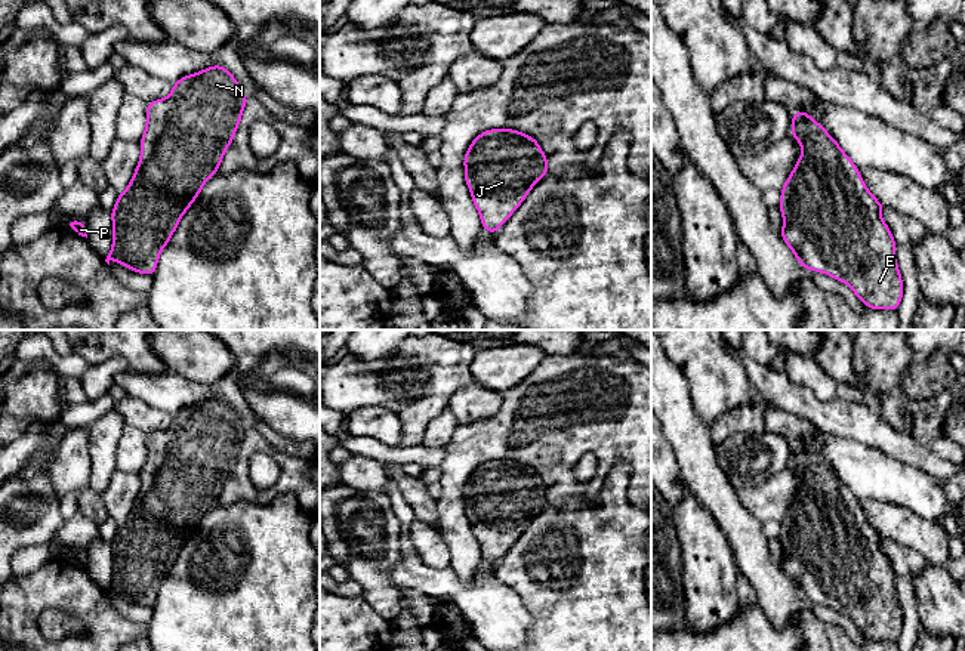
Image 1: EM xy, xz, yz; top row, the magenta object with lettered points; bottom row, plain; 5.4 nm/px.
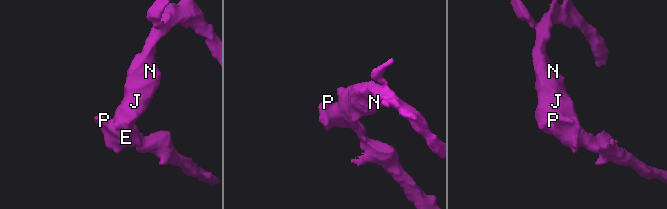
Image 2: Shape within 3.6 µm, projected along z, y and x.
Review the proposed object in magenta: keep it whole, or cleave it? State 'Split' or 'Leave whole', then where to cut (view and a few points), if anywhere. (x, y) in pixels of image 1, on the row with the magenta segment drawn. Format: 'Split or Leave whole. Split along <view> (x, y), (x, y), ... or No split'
Leave whole. No split

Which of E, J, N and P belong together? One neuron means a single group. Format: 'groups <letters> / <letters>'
groups E J N P

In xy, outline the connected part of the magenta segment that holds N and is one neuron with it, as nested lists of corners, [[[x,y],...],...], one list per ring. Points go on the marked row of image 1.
[[[222,65],[209,67],[173,83],[167,98],[147,104],[147,126],[141,139],[141,158],[129,186],[117,197],[111,212],[112,249],[105,262],[117,260],[120,265],[139,274],[152,275],[161,250],[170,241],[184,213],[201,192],[203,185],[218,173],[226,148],[234,141],[247,96],[240,83]]]

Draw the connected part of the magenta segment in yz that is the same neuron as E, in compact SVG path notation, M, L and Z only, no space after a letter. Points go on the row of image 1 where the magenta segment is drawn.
M807 111L792 115L790 133L801 144L802 154L780 189L780 237L804 268L848 284L869 309L897 311L903 281L895 262L897 243L881 216L885 206L867 189L858 167L836 139Z

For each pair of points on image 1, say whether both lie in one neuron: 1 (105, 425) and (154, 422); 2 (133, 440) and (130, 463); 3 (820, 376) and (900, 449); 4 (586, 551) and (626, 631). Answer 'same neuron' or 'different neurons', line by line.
1: different neurons
2: same neuron
3: different neurons
4: same neuron

